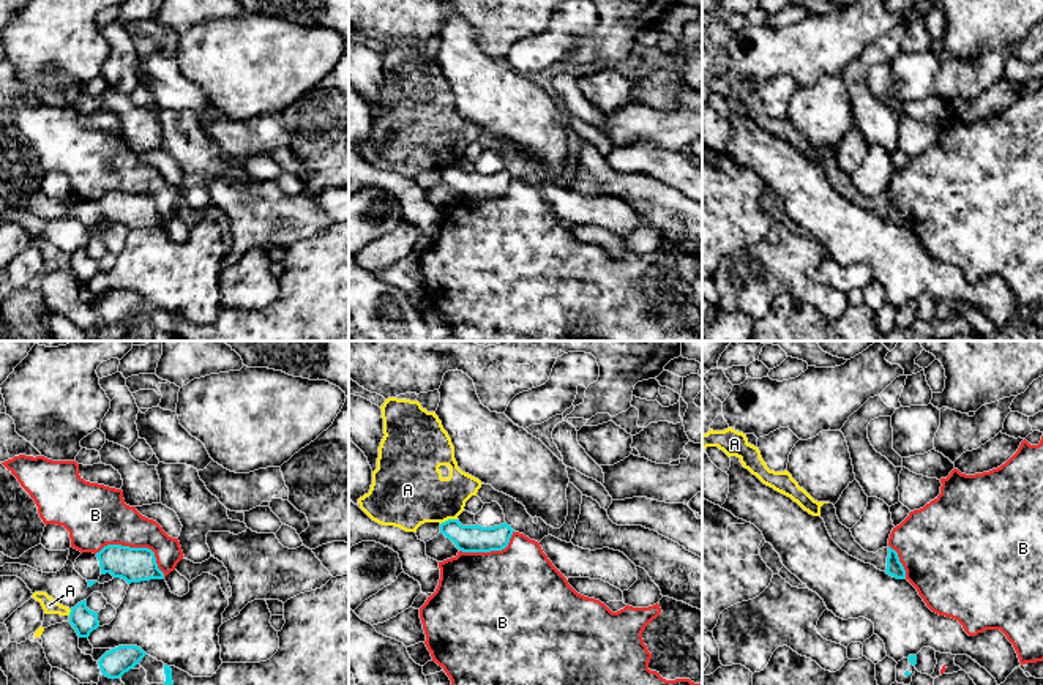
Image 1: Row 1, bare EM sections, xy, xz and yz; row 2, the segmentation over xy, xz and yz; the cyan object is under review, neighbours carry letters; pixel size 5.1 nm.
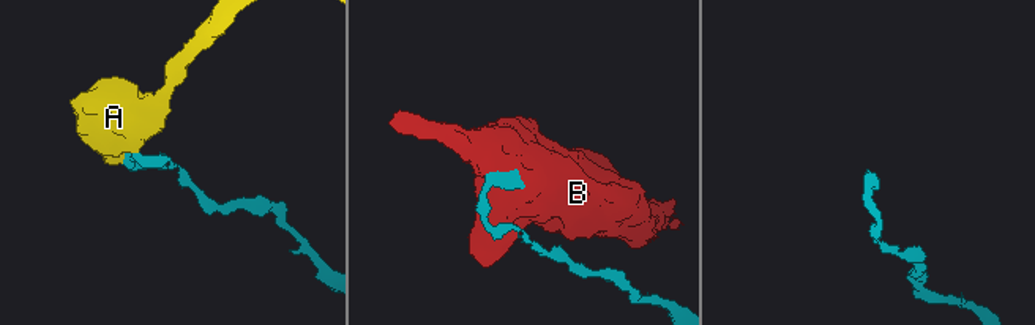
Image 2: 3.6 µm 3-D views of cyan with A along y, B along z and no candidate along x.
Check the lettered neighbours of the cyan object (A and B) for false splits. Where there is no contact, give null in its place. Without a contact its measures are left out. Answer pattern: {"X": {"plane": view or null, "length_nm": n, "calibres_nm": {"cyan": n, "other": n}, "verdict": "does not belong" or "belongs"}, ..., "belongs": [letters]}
{"A": {"plane": "xz", "length_nm": 90, "calibres_nm": {"cyan": 140, "other": 360}, "verdict": "does not belong"}, "B": {"plane": "xy", "length_nm": 380, "calibres_nm": {"cyan": 180, "other": 300}, "verdict": "does not belong"}, "belongs": []}

